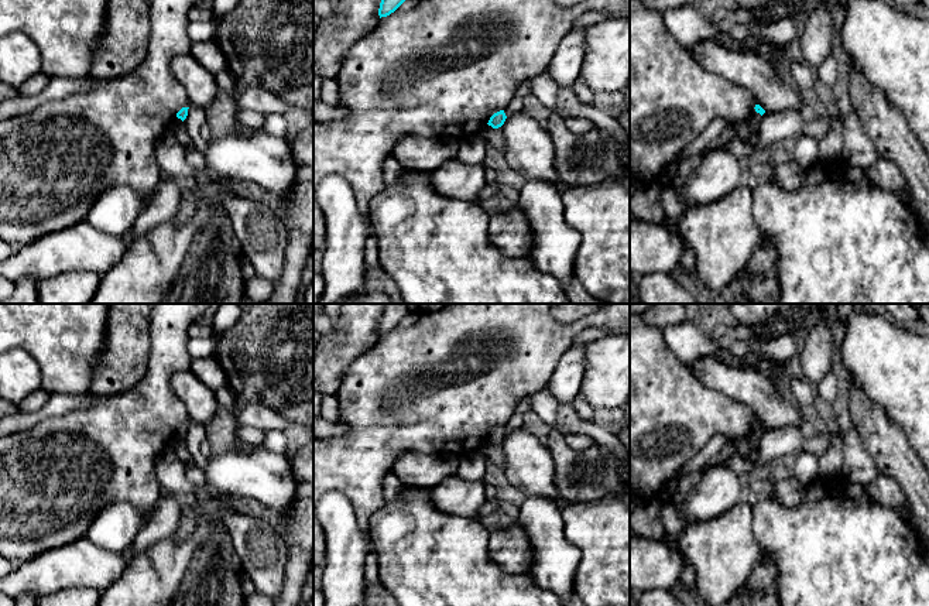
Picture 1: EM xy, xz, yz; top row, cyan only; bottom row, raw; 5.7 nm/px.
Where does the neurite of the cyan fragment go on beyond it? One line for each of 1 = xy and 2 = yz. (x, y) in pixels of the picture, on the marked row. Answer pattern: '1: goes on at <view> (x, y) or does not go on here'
1: does not go on here
2: does not go on here

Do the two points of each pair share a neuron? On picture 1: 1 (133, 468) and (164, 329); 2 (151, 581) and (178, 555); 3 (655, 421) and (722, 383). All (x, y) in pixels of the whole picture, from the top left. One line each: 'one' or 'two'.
1: one
2: one
3: two

